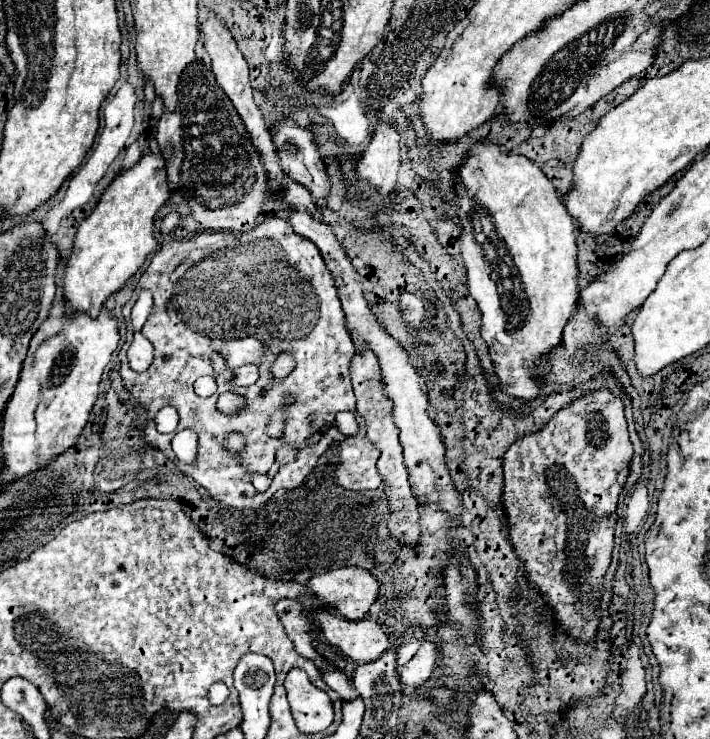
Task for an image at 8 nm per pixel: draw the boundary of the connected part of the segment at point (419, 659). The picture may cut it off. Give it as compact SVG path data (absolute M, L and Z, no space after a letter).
M424 638L416 656L400 668L400 680L406 682L408 686L420 686L424 680L430 678L436 656L438 656L438 644Z

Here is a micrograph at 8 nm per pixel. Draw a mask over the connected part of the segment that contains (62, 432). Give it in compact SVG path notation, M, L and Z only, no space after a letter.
M106 306L100 308L96 318L86 312L64 312L62 316L48 316L42 322L32 336L16 390L4 410L2 452L6 466L2 482L12 482L46 466L56 454L76 444L96 404L102 372L118 342L118 320Z

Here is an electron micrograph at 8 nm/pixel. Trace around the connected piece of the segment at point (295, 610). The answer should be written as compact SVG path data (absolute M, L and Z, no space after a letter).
M282 598L274 604L274 610L282 620L286 634L294 642L298 654L302 654L304 658L320 658L320 654L314 650L314 646L308 640L308 632L312 630L312 624L302 614L302 604L290 598Z

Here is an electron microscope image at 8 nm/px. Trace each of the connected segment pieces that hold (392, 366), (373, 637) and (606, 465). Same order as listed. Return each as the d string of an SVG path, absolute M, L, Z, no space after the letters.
M306 212L298 214L298 216L290 216L288 222L296 234L310 238L320 248L322 258L324 258L328 270L332 272L336 286L340 288L338 294L342 300L342 308L346 312L346 326L350 330L350 338L352 338L354 346L358 350L372 350L378 358L380 376L382 376L382 390L384 390L384 396L392 402L394 424L400 430L400 444L404 448L404 464L408 468L408 478L410 478L414 496L418 498L418 502L436 502L442 510L446 510L450 514L460 514L458 494L454 490L450 472L448 472L446 462L444 462L444 444L440 438L440 430L434 424L434 420L430 418L430 410L428 410L430 402L428 402L426 392L422 392L418 370L414 366L410 366L408 352L386 332L386 328L378 322L376 314L368 306L368 302L364 298L360 274L352 266L342 242L332 232L332 226L316 220L314 216L310 216Z
M326 608L314 610L314 620L322 628L326 640L332 646L338 646L352 660L372 662L390 648L388 636L376 622L346 620L330 614Z
M608 388L592 390L570 402L538 432L518 438L504 456L502 500L508 540L526 572L526 582L540 592L556 624L582 644L592 642L598 634L602 582L614 548L616 504L630 476L632 456L634 448L628 438L624 402Z

